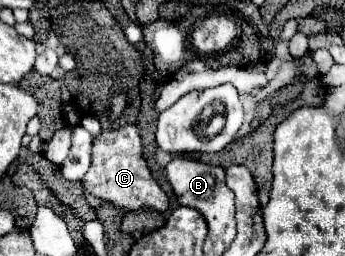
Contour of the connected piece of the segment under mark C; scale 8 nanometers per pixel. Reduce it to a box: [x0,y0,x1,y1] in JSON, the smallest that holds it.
[81,125,169,213]

